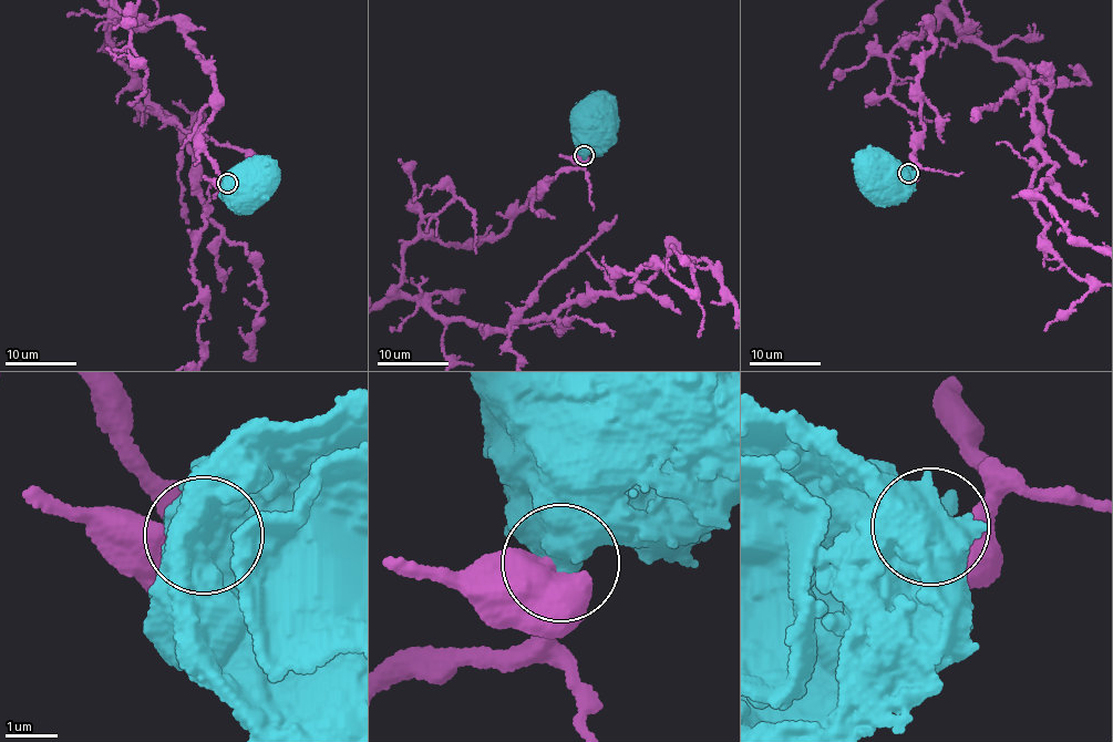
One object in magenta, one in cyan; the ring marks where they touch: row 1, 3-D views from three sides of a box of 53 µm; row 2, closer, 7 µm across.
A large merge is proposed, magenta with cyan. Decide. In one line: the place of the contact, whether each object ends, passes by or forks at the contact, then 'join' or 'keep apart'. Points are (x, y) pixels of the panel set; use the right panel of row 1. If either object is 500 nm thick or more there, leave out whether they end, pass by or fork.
at (908, 173); keep apart

